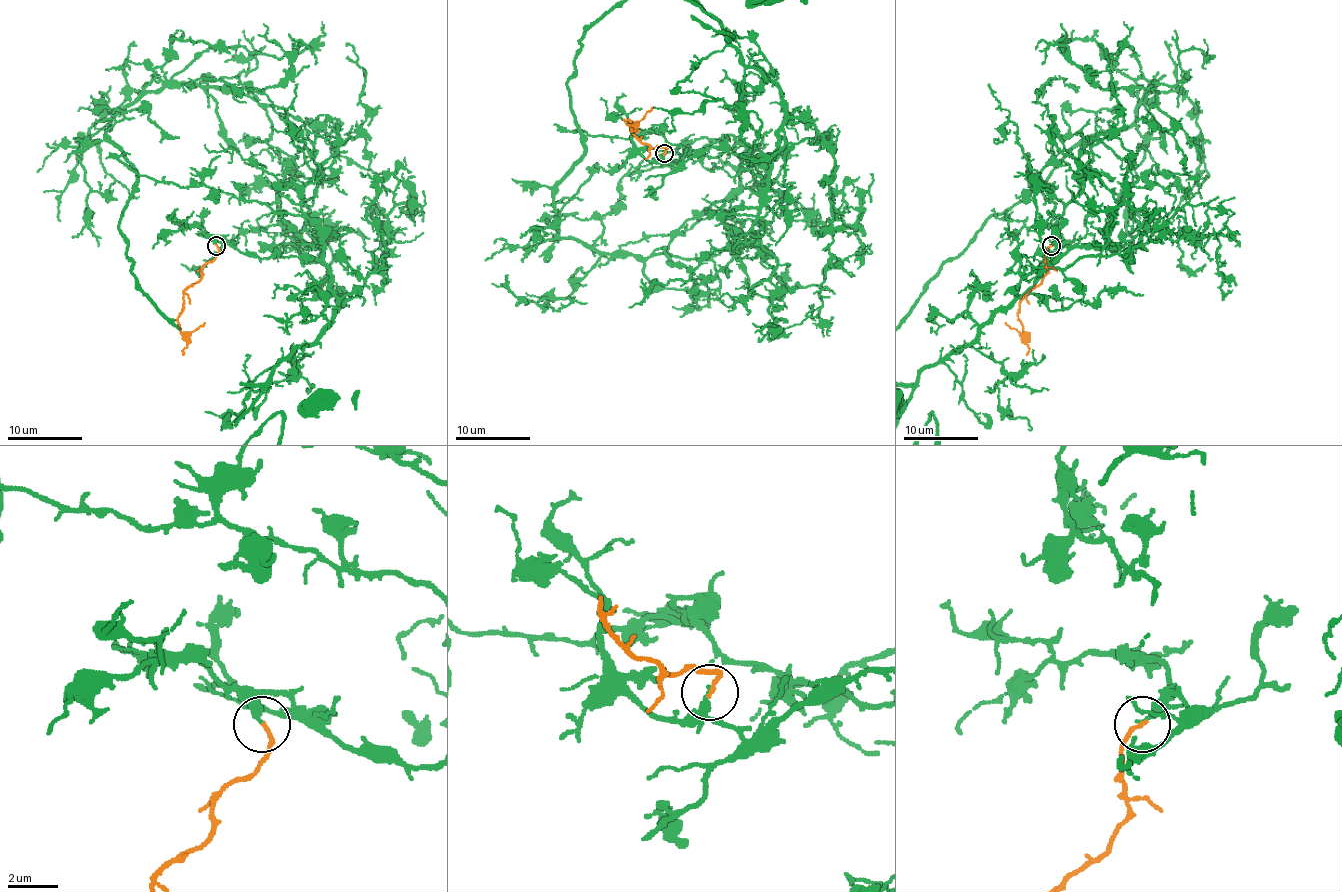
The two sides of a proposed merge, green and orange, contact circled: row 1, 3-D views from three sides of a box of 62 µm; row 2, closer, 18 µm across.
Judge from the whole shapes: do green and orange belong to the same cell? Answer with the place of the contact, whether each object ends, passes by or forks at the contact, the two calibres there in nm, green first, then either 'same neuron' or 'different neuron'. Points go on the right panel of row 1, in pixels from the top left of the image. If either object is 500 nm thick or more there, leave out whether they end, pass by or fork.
at (1051, 245); green ends there; orange ends there; 240 nm thick on the green side, 160 nm on the other; different neuron

